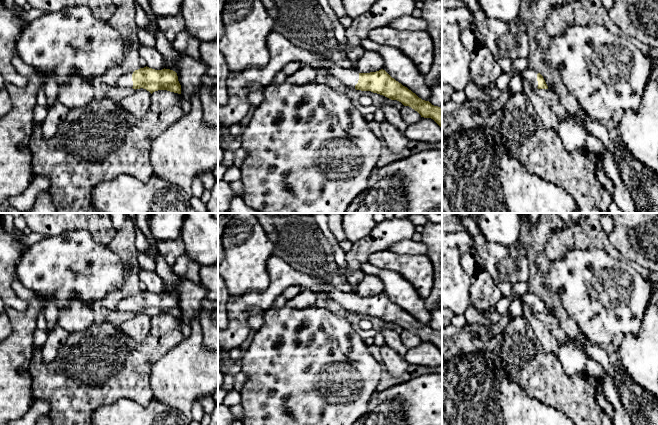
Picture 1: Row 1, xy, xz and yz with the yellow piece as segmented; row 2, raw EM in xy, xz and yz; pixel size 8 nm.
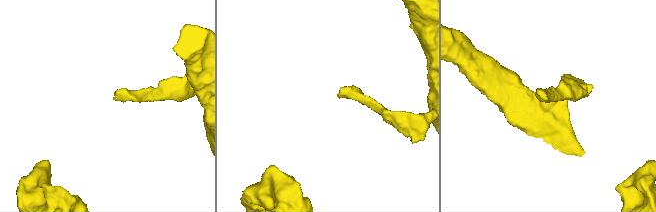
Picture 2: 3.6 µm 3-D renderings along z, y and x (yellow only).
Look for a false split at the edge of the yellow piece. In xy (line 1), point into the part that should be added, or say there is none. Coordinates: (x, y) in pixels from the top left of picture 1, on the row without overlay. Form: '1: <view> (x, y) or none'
1: xy (125, 305)

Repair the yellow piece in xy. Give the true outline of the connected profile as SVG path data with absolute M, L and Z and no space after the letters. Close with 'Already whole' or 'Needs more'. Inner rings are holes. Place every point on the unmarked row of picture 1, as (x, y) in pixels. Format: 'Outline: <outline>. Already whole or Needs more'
Outline: M140 292L133 297L121 299L116 307L120 312L146 313L151 318L158 314L167 314L181 318L181 309L177 297L170 293L155 294Z. Needs more

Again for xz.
Outline: M272 255L267 262L270 278L269 286L261 292L247 292L240 296L230 296L226 309L228 325L218 330L218 342L223 352L239 348L251 331L247 311L256 307L262 310L272 307L274 301L289 286L299 286L314 293L325 293L351 313L371 315L391 324L397 324L404 330L417 335L421 341L433 343L442 352L442 333L422 324L415 317L392 302L385 294L359 297L353 291L342 292L334 285L325 283L319 278L299 272L282 258Z. Needs more

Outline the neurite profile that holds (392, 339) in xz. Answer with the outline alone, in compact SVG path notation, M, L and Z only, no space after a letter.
M380 319L381 327L380 333L383 335L385 345L393 348L397 353L404 356L408 351L408 348L402 343L400 335L391 329L391 323Z

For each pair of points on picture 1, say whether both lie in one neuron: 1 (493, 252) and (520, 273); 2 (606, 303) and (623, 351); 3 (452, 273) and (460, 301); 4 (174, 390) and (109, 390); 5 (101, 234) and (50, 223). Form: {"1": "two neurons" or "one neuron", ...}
{"1": "one neuron", "2": "two neurons", "3": "one neuron", "4": "two neurons", "5": "one neuron"}

